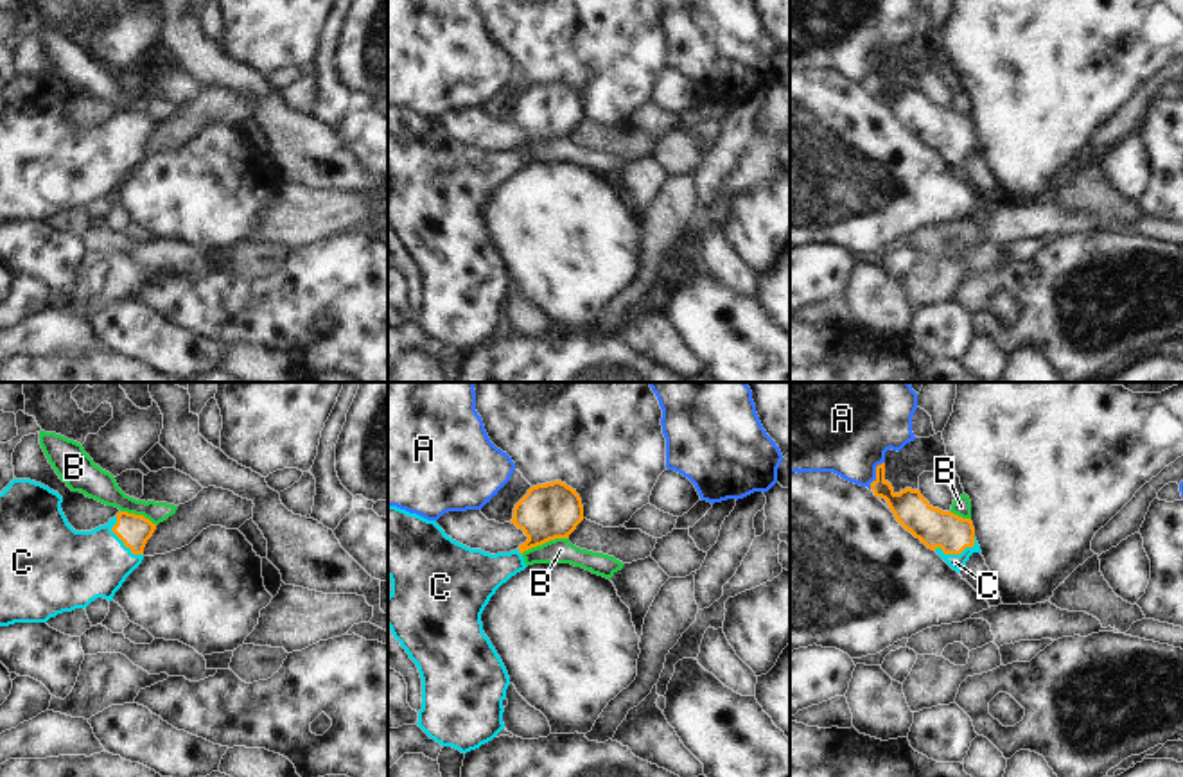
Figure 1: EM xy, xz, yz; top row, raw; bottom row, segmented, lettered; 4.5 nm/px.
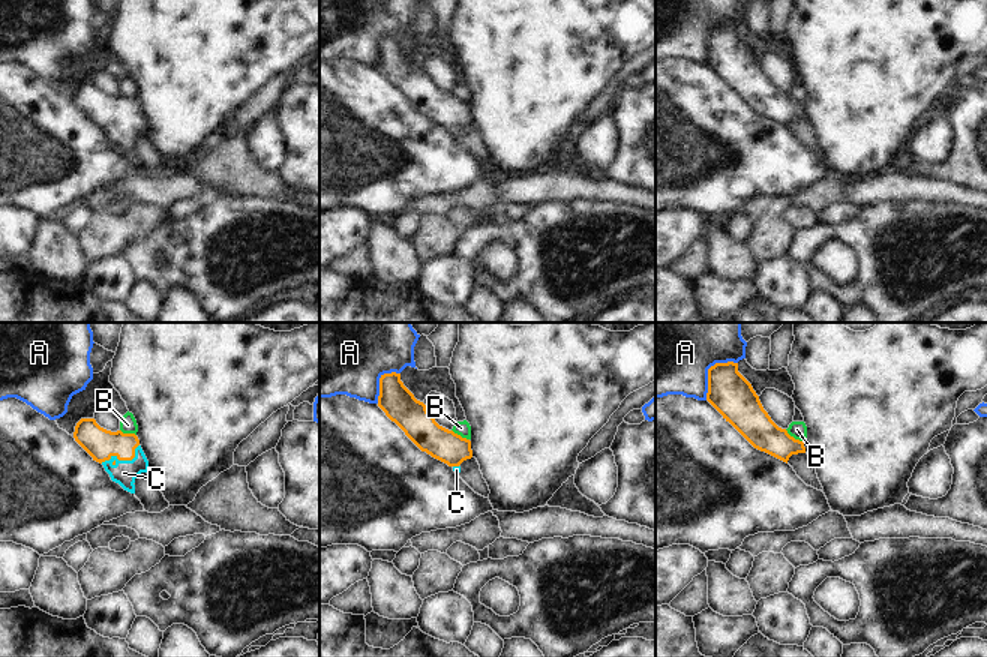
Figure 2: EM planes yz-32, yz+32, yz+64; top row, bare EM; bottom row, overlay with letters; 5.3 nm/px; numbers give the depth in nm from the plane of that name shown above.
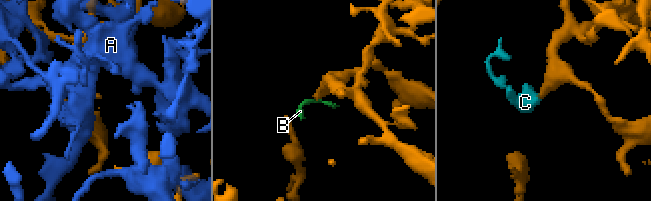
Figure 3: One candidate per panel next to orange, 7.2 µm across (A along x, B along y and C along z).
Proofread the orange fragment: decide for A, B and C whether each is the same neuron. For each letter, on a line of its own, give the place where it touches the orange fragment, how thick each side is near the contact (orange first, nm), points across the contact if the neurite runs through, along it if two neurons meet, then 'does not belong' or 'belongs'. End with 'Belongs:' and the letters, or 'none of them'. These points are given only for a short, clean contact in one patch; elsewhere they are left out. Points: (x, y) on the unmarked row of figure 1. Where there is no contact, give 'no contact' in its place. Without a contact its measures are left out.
A: yz (876, 72) | 160/340 nm | does not belong
B: xz (544, 140) | 260/110 nm | along xz (568, 135), (546, 139), (521, 151) | does not belong
C: yz (955, 151) | 170/70 nm | across yz (936, 126), (955, 151), (955, 160) | belongs
Belongs: C

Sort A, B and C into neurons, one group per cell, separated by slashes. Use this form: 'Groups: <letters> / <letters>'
Groups: A / B / C.

